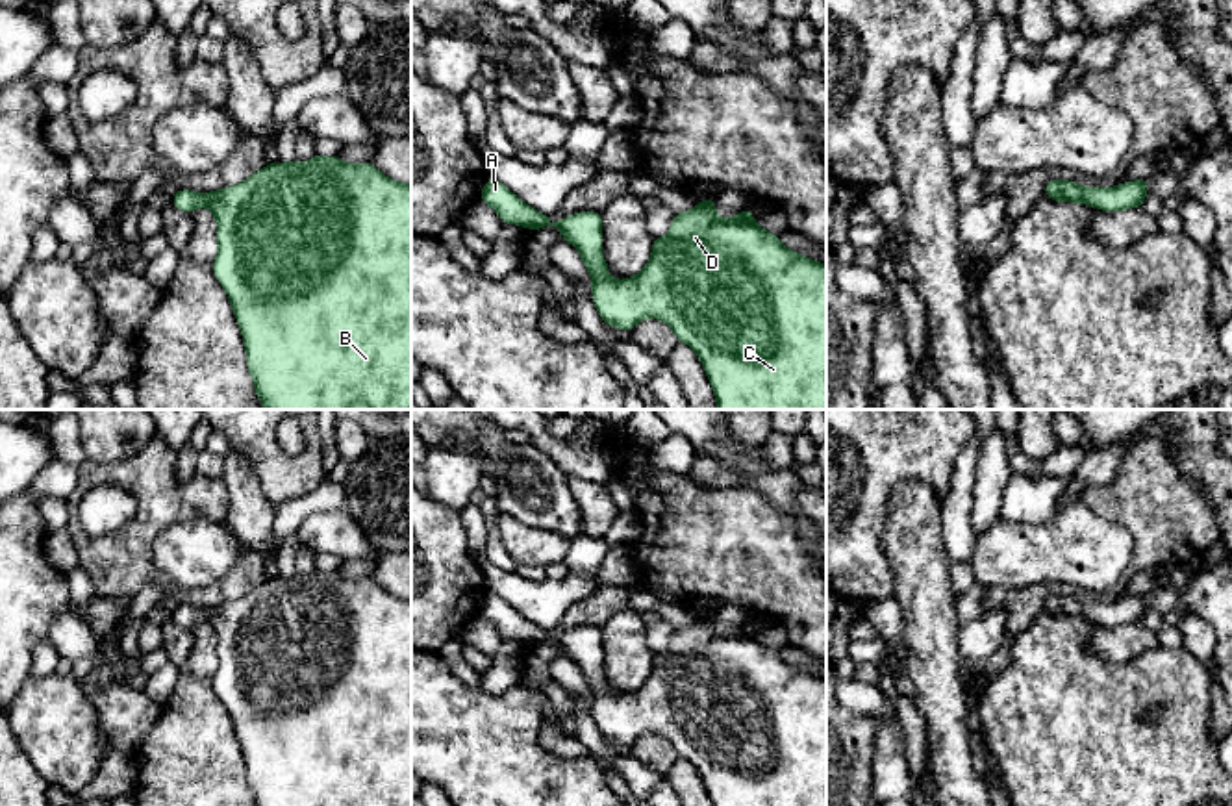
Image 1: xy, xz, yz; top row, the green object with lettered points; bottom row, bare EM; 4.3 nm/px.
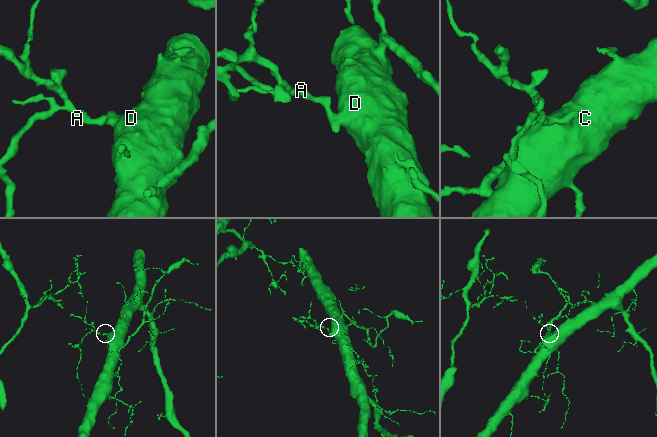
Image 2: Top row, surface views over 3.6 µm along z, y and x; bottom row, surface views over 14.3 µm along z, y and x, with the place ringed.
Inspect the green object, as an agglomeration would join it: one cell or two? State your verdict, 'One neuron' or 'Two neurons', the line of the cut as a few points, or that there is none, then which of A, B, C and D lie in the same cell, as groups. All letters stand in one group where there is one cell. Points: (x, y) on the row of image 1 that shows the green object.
One neuron. No split. Groups: A B C D

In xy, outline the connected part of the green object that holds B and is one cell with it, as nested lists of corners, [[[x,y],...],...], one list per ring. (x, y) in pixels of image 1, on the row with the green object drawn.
[[[315,154],[308,163],[265,165],[248,180],[213,193],[178,189],[170,204],[185,213],[207,206],[217,220],[213,274],[230,296],[256,397],[267,409],[411,409],[411,183],[393,182],[371,161],[343,163],[337,156]]]

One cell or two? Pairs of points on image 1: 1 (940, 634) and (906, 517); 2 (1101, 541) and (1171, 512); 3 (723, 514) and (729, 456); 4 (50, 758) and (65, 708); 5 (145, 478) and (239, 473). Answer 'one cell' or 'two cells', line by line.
1: one cell
2: two cells
3: two cells
4: one cell
5: two cells

